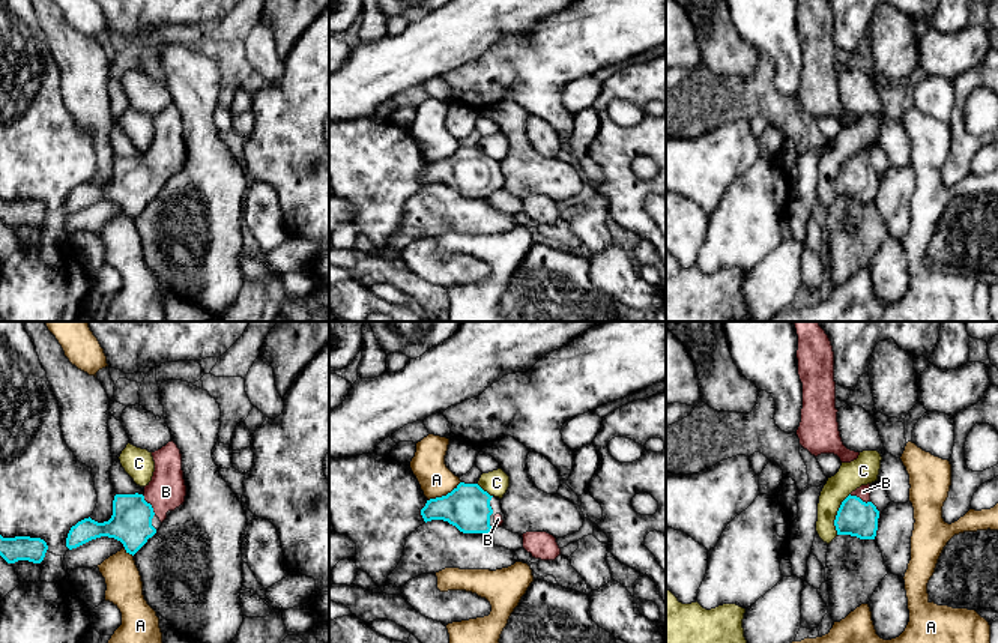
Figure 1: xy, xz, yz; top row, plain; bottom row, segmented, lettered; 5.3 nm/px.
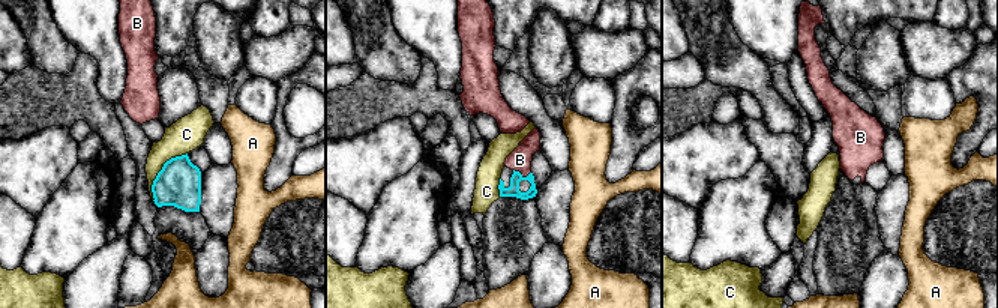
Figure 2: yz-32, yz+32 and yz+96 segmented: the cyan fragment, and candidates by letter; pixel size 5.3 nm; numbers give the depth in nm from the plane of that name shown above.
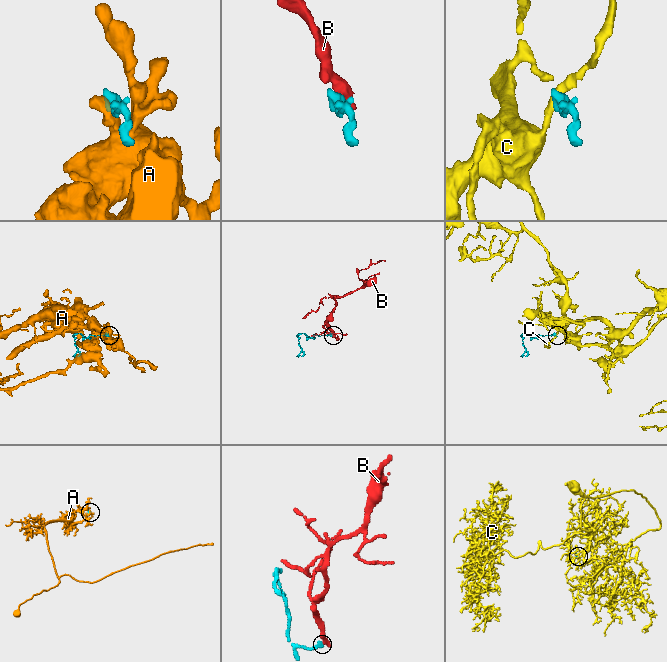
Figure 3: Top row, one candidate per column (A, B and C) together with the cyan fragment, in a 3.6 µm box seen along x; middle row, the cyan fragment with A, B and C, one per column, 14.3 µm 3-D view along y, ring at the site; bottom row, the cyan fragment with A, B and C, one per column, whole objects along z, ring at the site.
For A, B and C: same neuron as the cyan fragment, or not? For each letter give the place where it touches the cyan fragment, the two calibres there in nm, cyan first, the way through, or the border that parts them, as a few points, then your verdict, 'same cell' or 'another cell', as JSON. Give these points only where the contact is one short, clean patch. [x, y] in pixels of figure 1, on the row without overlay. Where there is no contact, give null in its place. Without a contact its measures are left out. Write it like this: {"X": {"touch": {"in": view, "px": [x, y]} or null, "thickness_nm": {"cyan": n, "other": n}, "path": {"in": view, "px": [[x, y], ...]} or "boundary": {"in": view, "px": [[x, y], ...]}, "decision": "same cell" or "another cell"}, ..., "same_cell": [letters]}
{"A": {"touch": {"in": "xz", "px": [444, 159]}, "thickness_nm": {"cyan": 240, "other": 180}, "boundary": {"in": "xz", "px": [[460, 144], [445, 158], [429, 164]]}, "decision": "another cell"}, "B": {"touch": {"in": "xy", "px": [151, 169]}, "thickness_nm": {"cyan": 220, "other": 200}, "path": {"in": "xy", "px": [[131, 187], [151, 169], [166, 155]]}, "decision": "same cell"}, "C": {"touch": {"in": "yz", "px": [837, 178]}, "thickness_nm": {"cyan": 190, "other": 150}, "boundary": {"in": "yz", "px": [[849, 156], [837, 175], [834, 184], [836, 197]]}, "decision": "another cell"}, "same_cell": ["B"]}

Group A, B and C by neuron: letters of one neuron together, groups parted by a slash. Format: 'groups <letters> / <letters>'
groups A / B / C

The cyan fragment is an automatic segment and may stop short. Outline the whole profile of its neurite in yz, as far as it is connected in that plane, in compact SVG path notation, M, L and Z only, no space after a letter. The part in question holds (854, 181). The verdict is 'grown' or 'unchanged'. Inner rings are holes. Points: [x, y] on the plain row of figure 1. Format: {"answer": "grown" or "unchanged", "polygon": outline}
{"answer": "grown", "polygon": "M870 147L852 155L840 168L834 189L837 198L875 203L879 174L870 164Z"}

